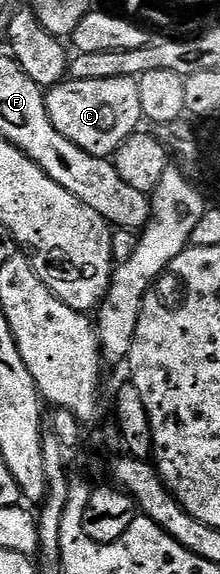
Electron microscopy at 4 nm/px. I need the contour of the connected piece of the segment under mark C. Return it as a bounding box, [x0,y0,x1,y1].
[45,78,142,157]

